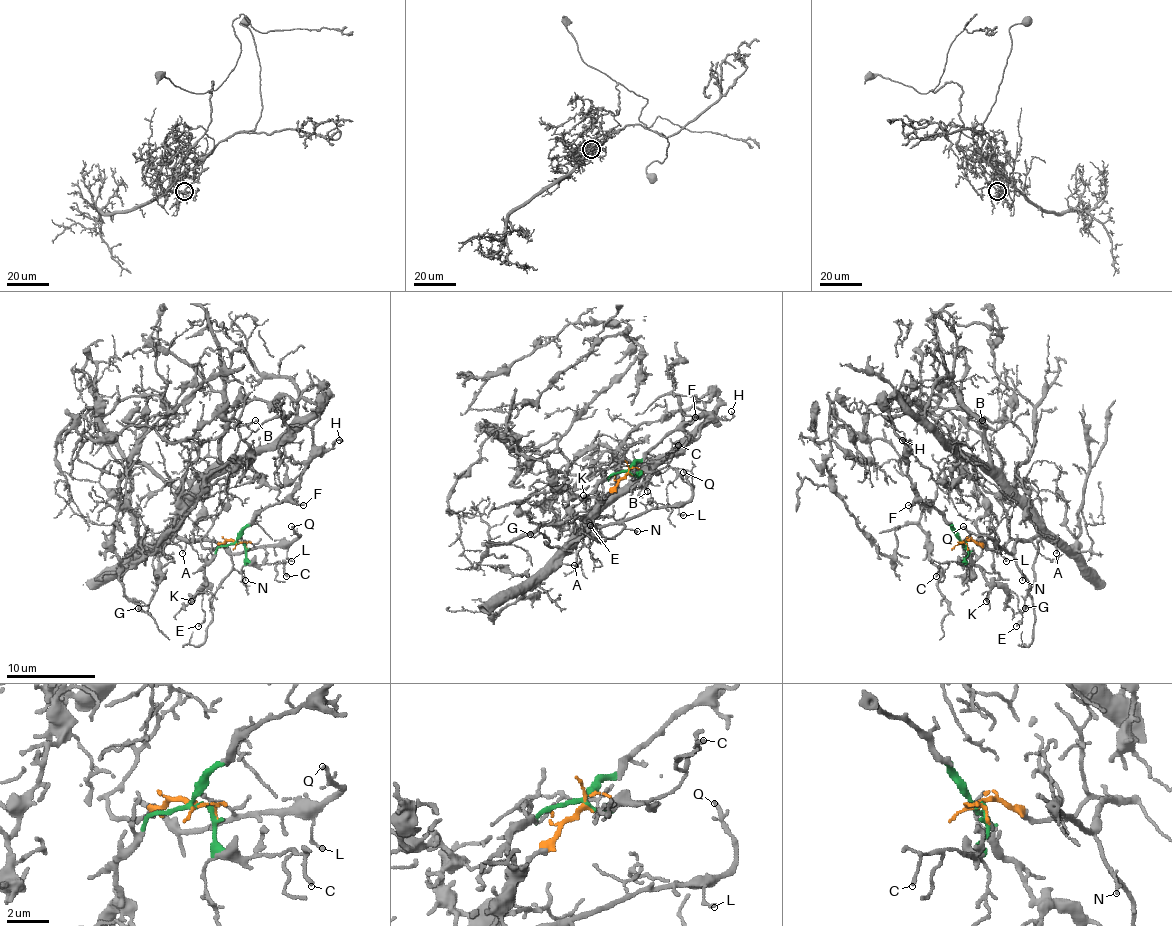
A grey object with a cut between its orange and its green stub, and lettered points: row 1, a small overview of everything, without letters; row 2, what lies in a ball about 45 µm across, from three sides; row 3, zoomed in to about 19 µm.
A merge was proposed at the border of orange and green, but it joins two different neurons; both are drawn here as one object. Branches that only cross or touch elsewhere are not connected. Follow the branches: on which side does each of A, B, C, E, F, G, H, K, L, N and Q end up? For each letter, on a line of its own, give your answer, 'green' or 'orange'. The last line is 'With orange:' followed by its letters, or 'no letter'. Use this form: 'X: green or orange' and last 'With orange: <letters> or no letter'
A: orange
B: orange
C: green
E: green
F: green
G: orange
H: green
K: green
L: orange
N: orange
Q: orange
With orange: A, B, G, L, N, Q

